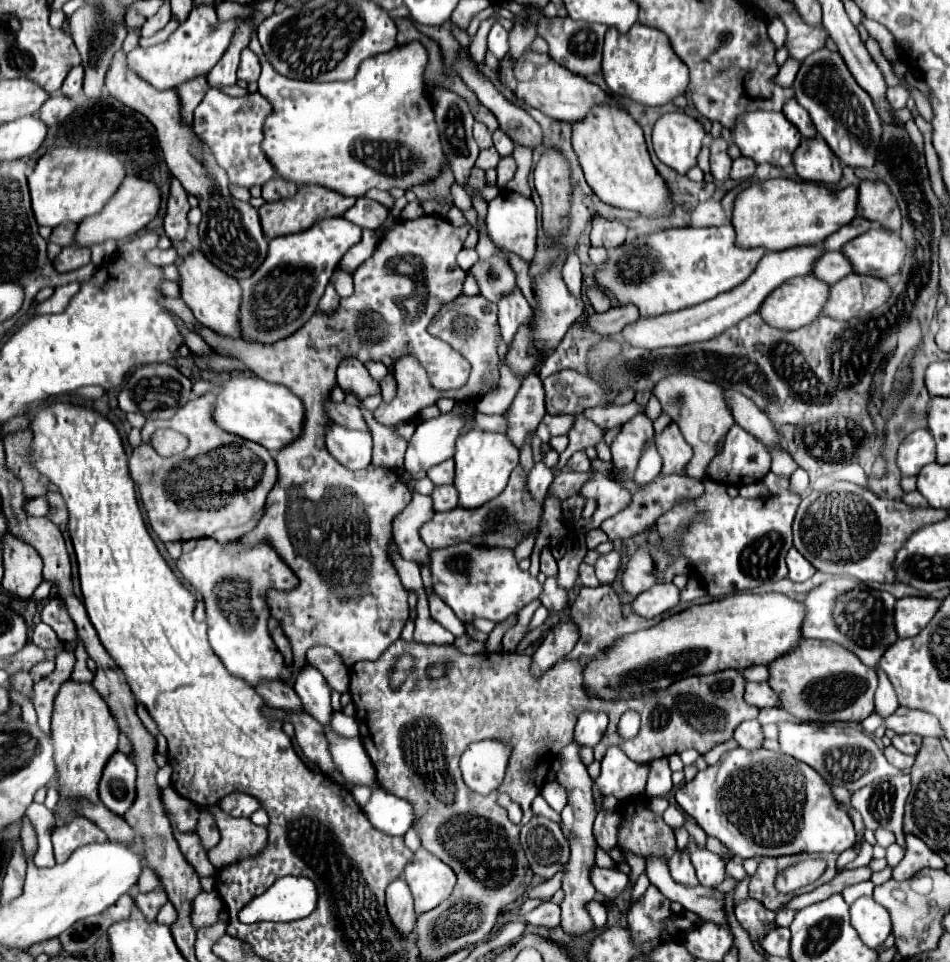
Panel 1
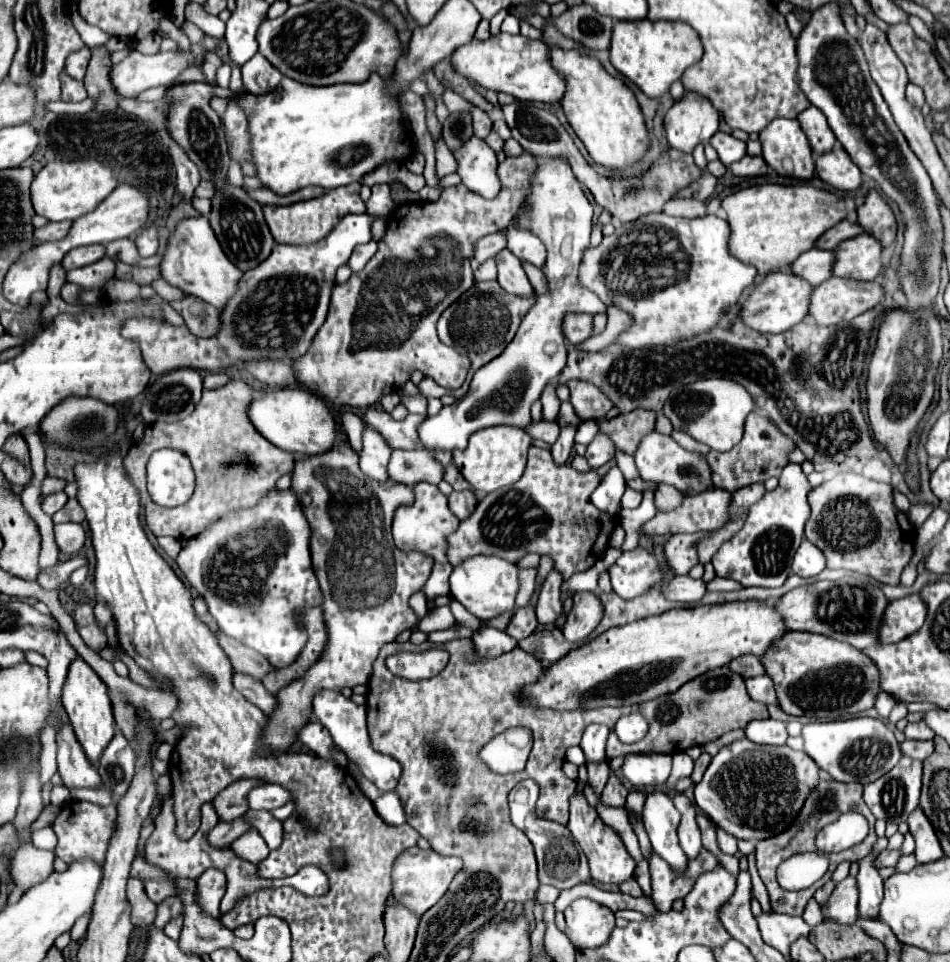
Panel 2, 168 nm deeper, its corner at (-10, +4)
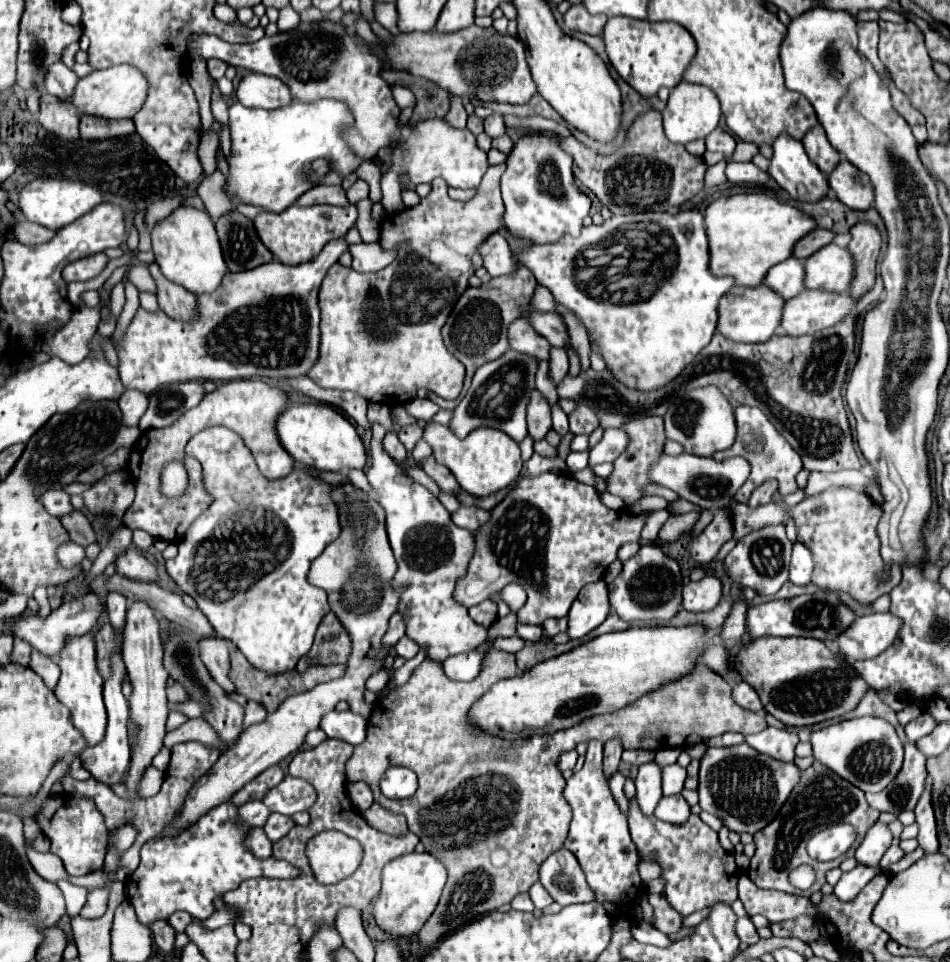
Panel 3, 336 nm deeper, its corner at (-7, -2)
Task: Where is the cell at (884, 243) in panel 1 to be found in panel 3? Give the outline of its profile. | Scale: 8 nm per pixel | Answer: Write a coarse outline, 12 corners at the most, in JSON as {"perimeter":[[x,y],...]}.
{"perimeter":[[828,244],[804,260],[806,288],[846,292],[854,260]]}

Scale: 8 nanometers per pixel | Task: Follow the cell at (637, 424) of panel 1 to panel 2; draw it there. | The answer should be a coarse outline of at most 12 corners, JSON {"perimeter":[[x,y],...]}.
{"perimeter":[[651,430],[635,452],[639,476],[683,494],[711,488],[707,462]]}

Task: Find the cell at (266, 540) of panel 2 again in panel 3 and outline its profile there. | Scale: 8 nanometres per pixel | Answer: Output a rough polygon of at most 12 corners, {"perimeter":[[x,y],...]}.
{"perimeter":[[242,438],[186,454],[214,500],[166,570],[254,668],[290,672],[330,612],[312,560],[332,486],[266,480]]}

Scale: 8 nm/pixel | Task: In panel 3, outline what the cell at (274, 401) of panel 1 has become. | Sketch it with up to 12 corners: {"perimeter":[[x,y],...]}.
{"perimeter":[[290,404],[288,454],[318,472],[366,468],[356,428],[328,404]]}

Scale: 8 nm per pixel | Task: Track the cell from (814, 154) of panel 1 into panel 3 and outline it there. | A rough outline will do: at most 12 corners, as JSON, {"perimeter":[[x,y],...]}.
{"perimeter":[[846,158],[828,174],[840,202],[854,210],[874,204],[874,186]]}

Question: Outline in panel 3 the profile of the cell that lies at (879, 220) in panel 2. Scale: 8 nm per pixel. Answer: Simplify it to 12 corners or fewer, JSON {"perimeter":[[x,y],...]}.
{"perimeter":[[870,222],[850,230],[854,260],[848,294],[860,300],[876,278],[880,232]]}

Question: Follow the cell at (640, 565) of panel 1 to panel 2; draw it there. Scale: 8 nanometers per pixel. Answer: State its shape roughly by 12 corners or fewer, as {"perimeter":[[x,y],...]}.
{"perimeter":[[707,532],[669,536],[663,554],[673,574],[697,564],[695,544]]}

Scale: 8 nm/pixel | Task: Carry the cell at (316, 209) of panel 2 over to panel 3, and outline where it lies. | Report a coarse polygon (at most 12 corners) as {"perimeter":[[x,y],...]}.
{"perimeter":[[356,206],[260,212],[254,228],[290,266],[356,224]]}

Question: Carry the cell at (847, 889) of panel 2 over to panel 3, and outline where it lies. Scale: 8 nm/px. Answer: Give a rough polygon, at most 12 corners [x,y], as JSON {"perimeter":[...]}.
{"perimeter":[[874,868],[844,872],[834,894],[840,900],[854,900],[874,878]]}

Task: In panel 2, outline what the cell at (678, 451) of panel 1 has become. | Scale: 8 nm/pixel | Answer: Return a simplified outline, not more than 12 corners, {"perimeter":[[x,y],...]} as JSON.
{"perimeter":[[657,484],[655,506],[673,510],[683,494],[669,484]]}

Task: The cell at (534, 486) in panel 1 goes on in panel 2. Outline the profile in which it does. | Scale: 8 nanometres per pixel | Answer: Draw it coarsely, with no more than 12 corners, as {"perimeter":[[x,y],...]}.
{"perimeter":[[573,426],[561,428],[551,454],[557,464],[567,464],[573,448]]}

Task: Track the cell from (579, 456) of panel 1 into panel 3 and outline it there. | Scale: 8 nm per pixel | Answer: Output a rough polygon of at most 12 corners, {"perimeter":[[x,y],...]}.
{"perimeter":[[622,428],[604,430],[590,466],[614,462],[628,444]]}

